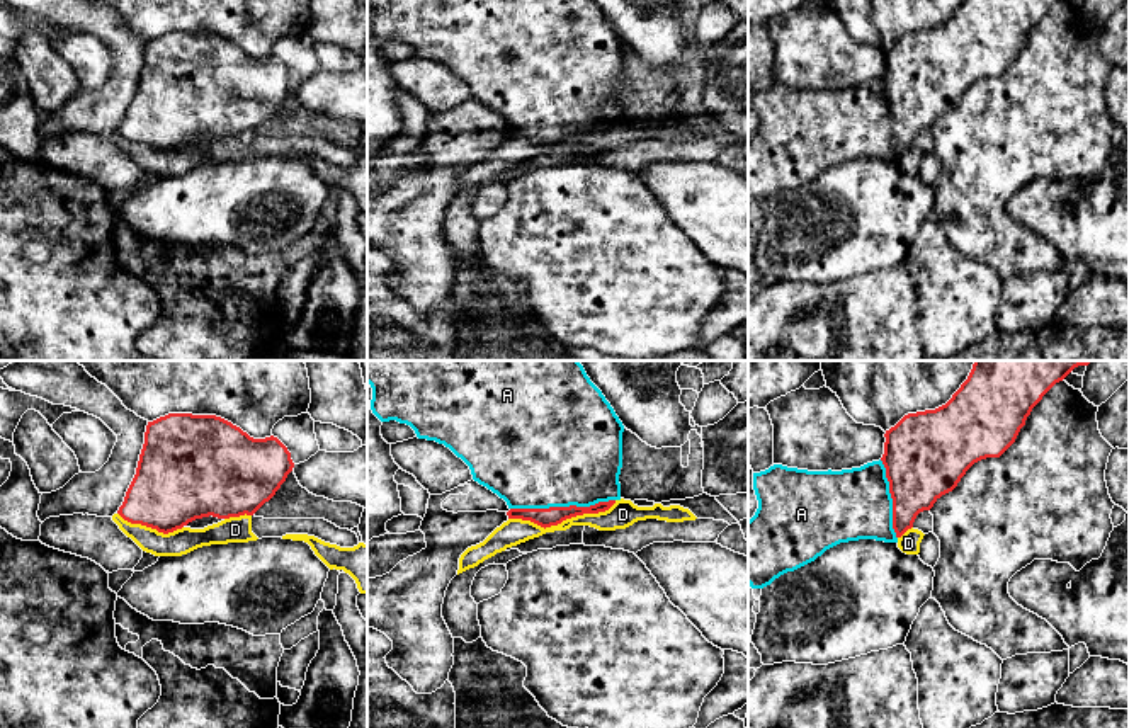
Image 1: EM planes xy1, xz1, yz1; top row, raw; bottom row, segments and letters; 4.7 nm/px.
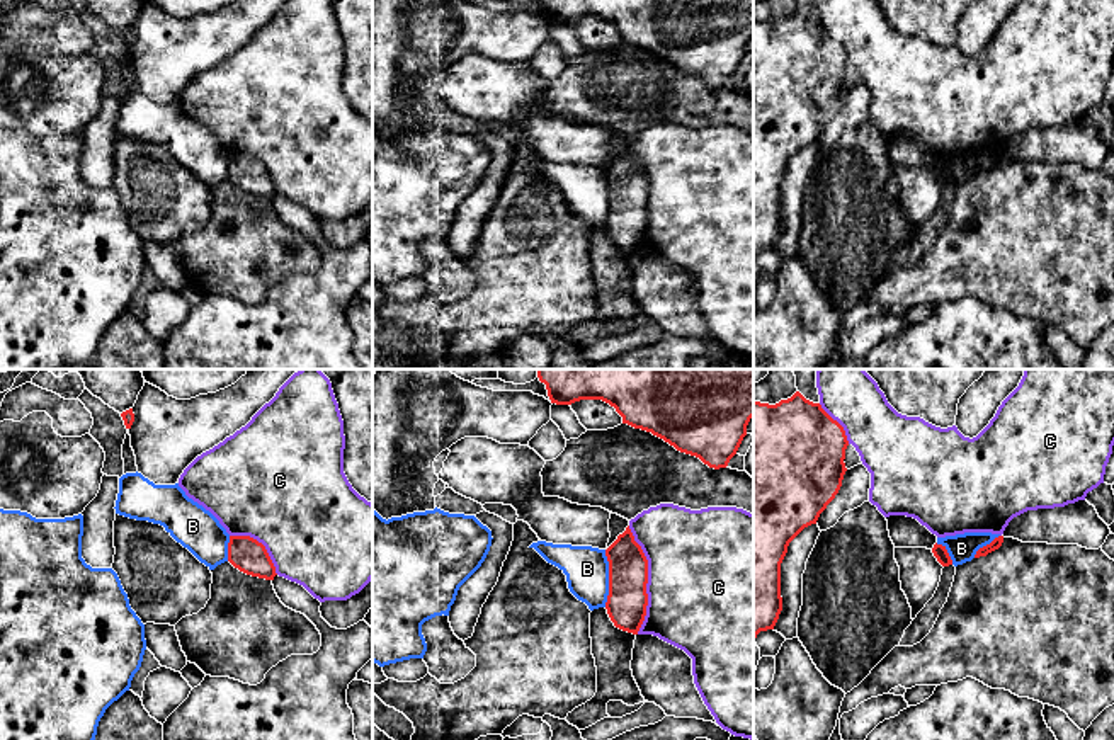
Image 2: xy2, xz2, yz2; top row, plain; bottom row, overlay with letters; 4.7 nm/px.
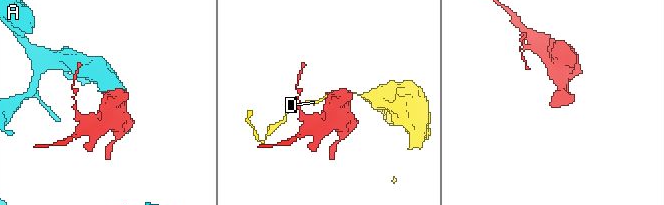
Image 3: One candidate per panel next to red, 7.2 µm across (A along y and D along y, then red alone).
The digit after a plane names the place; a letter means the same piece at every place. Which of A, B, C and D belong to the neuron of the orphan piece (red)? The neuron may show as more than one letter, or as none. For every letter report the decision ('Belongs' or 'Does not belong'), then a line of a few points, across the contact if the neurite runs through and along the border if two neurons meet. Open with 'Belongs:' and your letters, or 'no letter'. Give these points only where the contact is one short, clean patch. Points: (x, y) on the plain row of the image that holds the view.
Belongs: A
A: Belongs
B: Does not belong. Line: xz2 (604, 169), (608, 181), (606, 225)
C: Does not belong
D: Does not belong

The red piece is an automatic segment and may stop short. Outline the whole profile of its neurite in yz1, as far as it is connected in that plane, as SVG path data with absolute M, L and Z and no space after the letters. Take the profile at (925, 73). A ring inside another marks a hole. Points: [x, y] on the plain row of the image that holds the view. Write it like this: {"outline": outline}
{"outline": "M964 0L945 24L908 32L886 49L879 80L842 90L774 83L753 92L758 128L748 139L748 204L763 208L840 162L898 162L916 134L952 111L974 82L1000 77L1015 61L1032 27L1056 2Z"}

